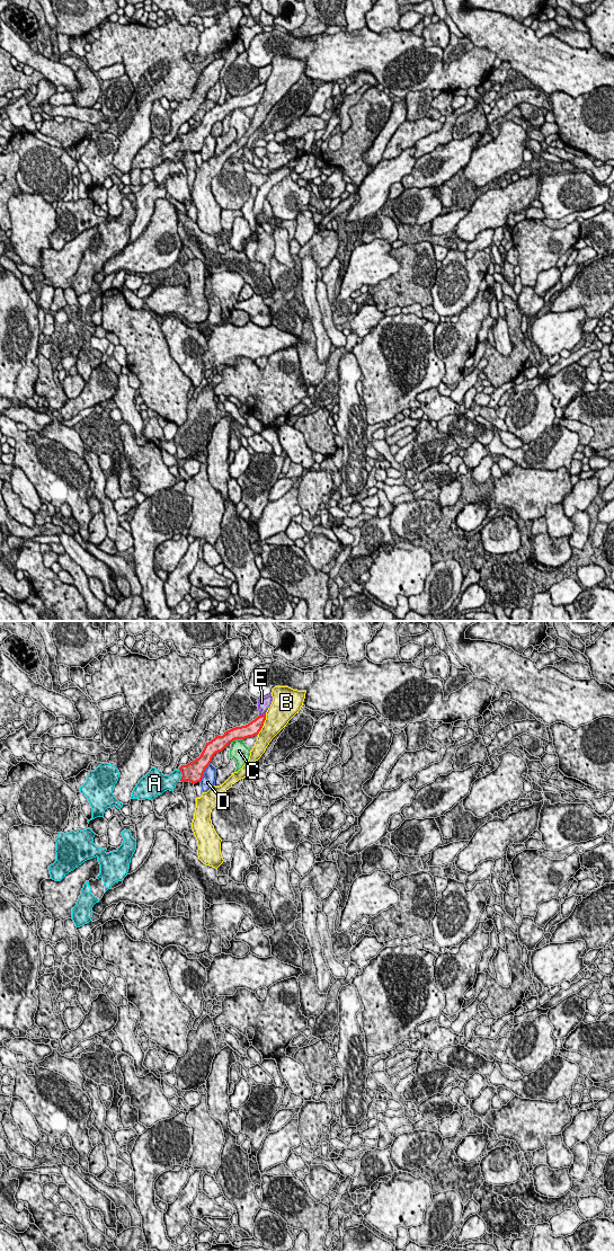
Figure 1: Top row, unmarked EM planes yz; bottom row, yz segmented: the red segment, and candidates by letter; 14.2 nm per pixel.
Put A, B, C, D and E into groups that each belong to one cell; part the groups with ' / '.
A / B / C / D / E

